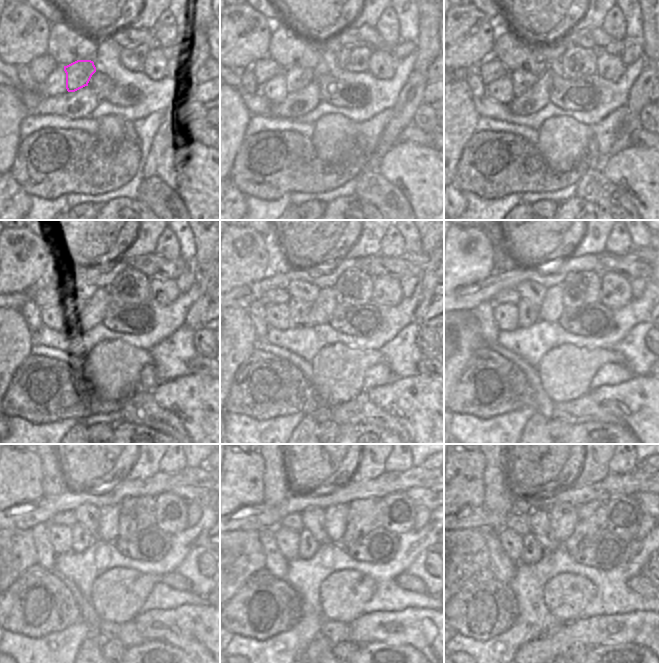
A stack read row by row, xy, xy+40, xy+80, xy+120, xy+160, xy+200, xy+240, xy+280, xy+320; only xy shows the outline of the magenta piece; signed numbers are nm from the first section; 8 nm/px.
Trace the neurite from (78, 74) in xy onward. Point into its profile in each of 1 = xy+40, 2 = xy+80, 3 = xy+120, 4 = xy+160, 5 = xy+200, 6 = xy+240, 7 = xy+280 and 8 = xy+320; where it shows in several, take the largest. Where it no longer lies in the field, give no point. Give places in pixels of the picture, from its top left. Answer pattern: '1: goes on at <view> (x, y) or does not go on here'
1: goes on at xy+40 (297, 77)
2: goes on at xy+80 (522, 81)
3: goes on at xy+120 (73, 307)
4: goes on at xy+160 (299, 310)
5: goes on at xy+200 (527, 313)
6: goes on at xy+240 (81, 539)
7: goes on at xy+280 (307, 546)
8: goes on at xy+320 (532, 552)

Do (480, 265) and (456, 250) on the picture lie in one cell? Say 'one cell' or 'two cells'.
one cell

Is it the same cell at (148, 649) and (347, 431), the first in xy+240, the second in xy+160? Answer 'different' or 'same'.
same

